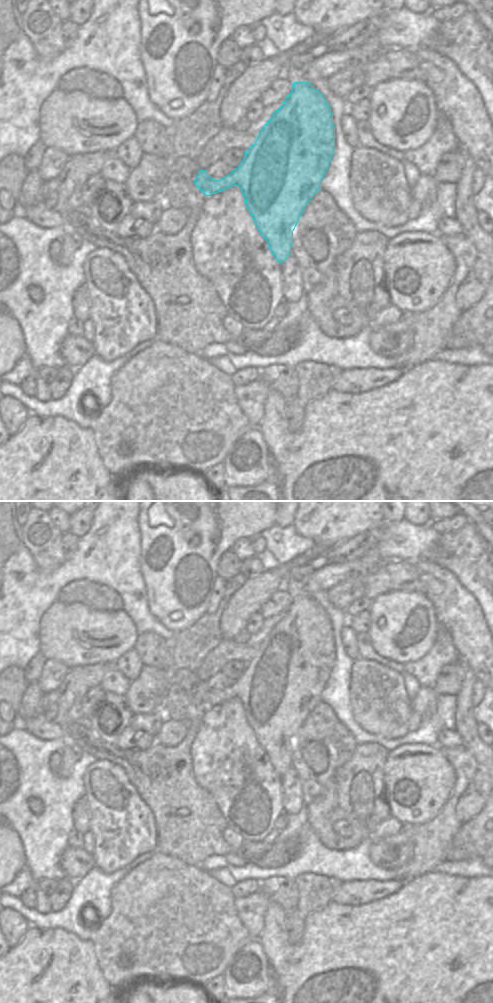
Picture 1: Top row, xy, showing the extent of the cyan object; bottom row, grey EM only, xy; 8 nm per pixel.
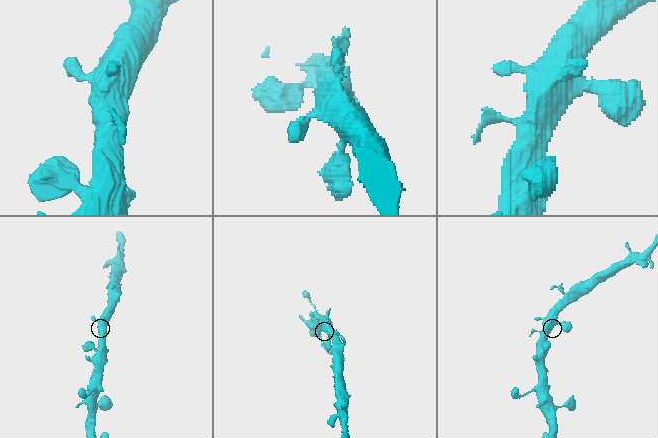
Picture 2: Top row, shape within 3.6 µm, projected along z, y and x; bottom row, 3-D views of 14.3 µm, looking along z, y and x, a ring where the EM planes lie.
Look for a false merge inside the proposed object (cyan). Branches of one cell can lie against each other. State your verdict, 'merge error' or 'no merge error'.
no merge error

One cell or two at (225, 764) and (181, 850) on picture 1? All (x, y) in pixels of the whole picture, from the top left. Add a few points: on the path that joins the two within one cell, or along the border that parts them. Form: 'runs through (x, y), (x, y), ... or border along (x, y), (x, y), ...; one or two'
border along (194, 776), (195, 780), (212, 797), (221, 814); two

